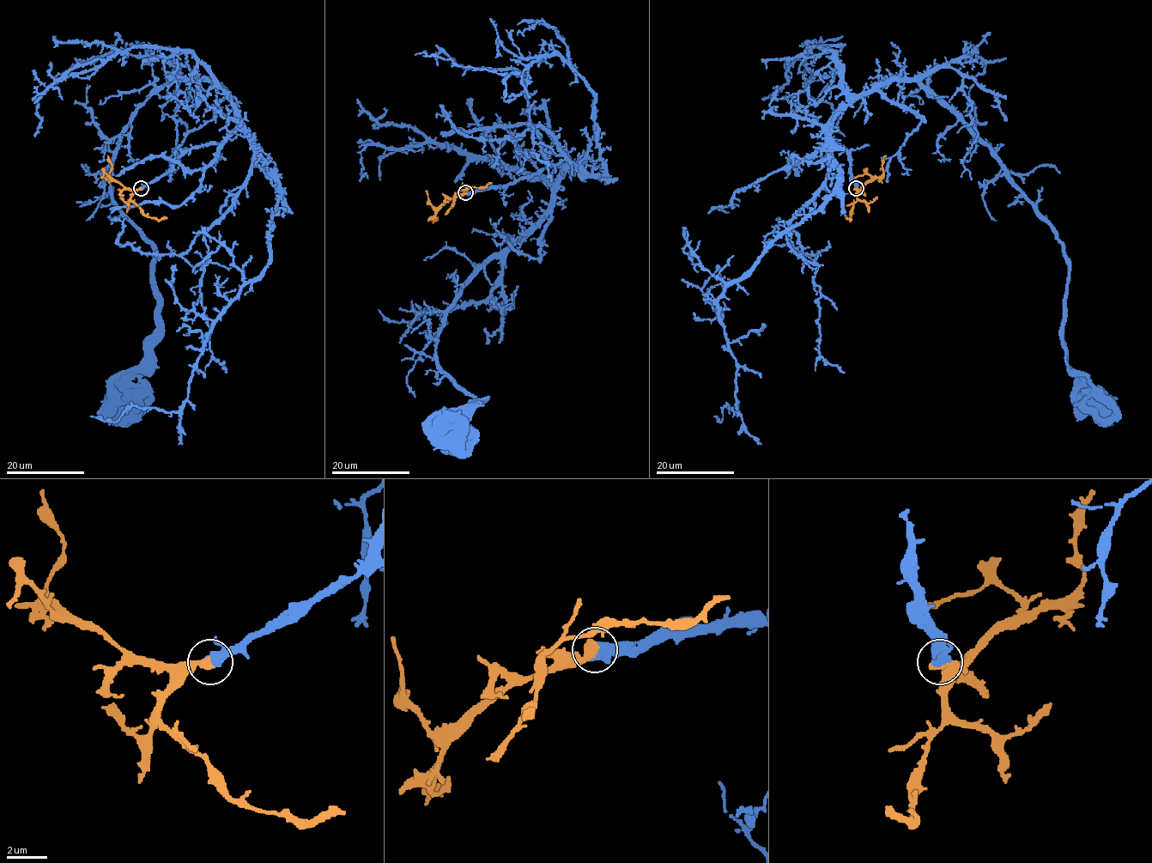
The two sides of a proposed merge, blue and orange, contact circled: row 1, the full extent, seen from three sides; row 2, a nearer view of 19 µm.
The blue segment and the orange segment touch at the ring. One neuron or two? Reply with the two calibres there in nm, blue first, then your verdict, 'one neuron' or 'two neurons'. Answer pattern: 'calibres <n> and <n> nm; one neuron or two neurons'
calibres 400 and 500 nm; one neuron

